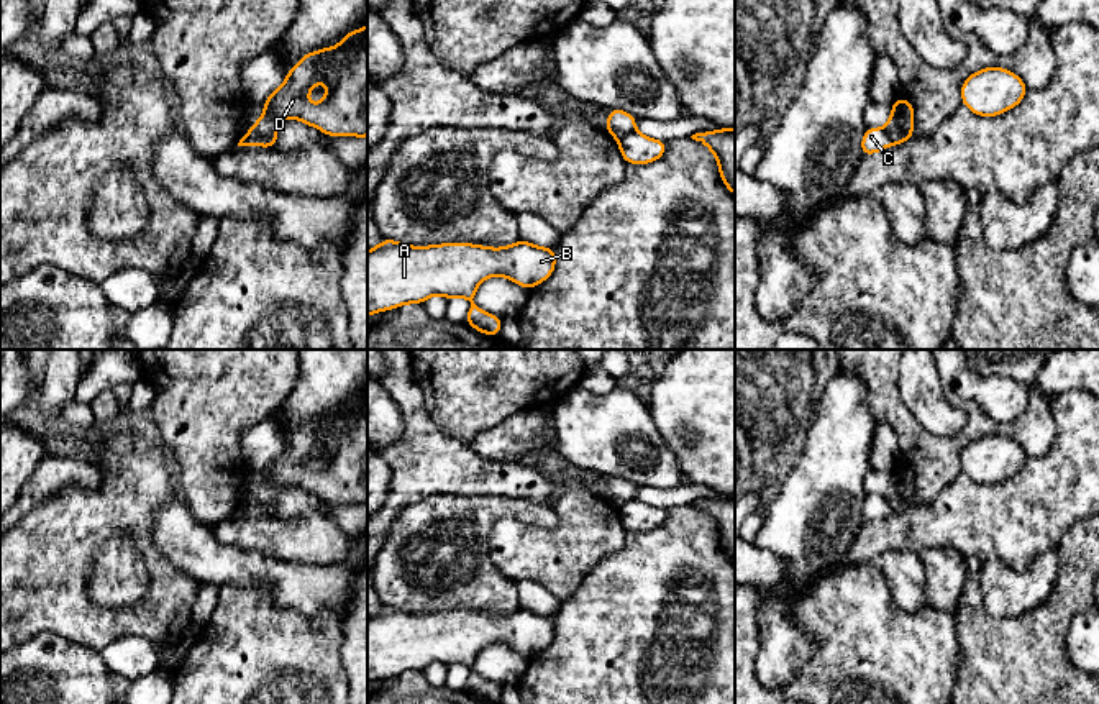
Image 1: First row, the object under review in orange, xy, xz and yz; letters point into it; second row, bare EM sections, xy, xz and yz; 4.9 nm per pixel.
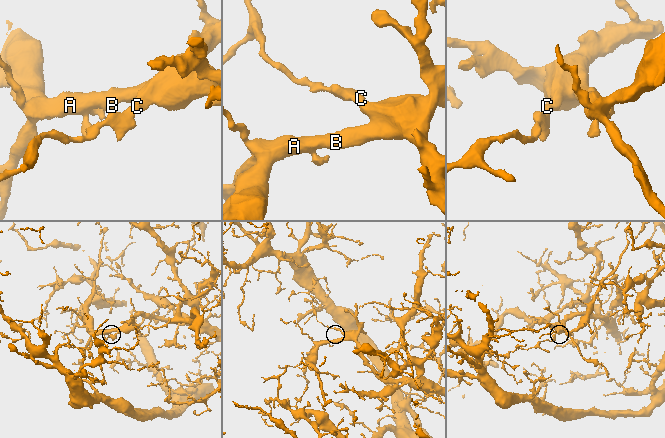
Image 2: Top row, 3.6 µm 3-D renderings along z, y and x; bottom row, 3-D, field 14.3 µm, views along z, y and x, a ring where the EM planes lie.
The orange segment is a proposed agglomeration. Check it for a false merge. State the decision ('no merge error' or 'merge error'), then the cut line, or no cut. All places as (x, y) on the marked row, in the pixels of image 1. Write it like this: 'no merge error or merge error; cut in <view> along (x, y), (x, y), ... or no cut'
merge error; cut in xy along (250, 130), (263, 145)

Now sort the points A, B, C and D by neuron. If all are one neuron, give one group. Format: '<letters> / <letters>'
A B D / C

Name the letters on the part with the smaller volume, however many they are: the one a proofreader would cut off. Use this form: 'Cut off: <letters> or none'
Cut off: C

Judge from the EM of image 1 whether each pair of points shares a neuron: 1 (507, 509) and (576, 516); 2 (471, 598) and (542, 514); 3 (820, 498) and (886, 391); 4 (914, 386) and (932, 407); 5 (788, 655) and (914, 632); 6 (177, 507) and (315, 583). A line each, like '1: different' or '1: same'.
1: different
2: same
3: different
4: same
5: different
6: same

